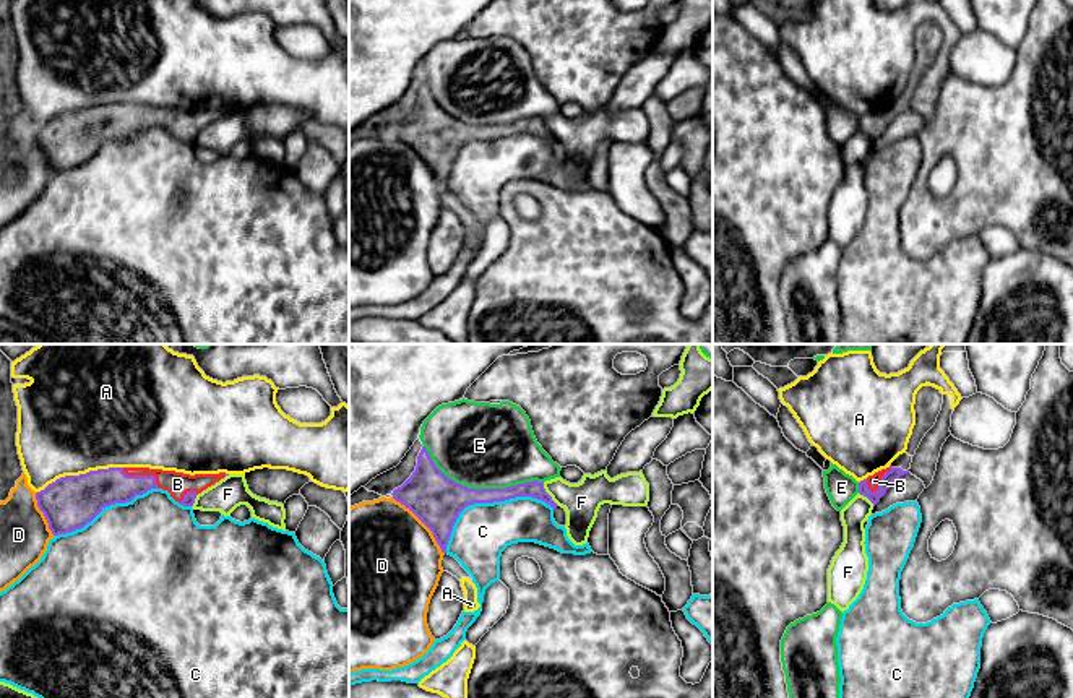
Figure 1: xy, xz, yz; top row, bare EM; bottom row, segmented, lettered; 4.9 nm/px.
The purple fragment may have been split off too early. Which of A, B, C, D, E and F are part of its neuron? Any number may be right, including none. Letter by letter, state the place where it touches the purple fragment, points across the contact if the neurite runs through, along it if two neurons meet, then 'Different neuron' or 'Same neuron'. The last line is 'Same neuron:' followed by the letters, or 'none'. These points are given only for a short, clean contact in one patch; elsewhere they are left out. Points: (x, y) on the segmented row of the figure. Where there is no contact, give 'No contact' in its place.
A: Touches purple at xy (80, 474). Different neuron
B: Touches purple at xy (143, 476). Same neuron
C: Touches purple at xz (487, 502). Different neuron
D: Touches purple at xz (422, 521). Different neuron
E: Touches purple at xz (479, 489). Different neuron
F: Touches purple at xz (547, 494). Different neuron
Same neuron: B

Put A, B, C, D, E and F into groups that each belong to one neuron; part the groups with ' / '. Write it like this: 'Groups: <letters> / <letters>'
Groups: A / B / C / D / E / F

